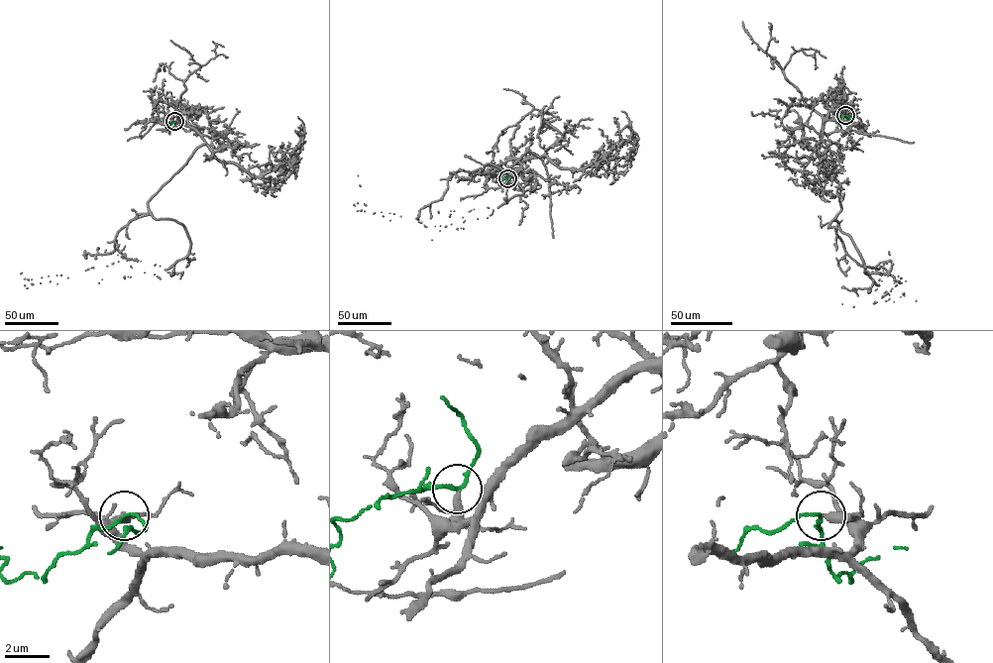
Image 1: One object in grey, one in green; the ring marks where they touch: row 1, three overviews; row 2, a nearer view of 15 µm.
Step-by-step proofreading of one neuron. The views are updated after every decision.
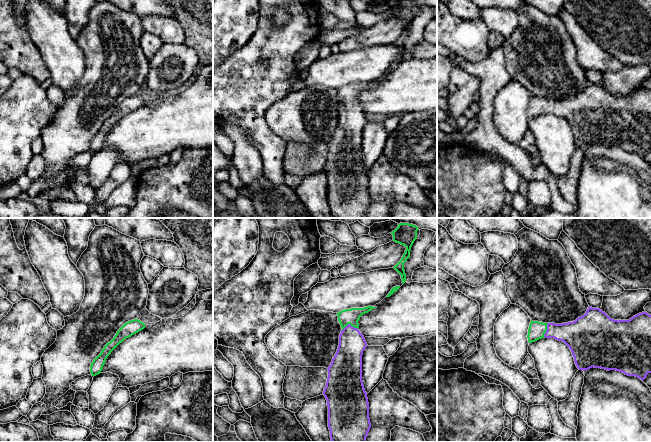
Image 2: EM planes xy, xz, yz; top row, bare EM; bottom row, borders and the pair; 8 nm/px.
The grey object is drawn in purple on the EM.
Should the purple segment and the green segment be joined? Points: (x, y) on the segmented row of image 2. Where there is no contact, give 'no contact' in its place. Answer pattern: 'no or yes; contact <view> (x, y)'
yes; contact xz (349, 324)

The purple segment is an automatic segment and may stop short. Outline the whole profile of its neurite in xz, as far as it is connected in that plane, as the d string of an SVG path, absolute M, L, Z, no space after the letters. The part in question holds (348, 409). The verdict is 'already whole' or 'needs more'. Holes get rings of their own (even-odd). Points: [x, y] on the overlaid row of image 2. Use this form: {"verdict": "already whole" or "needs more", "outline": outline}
{"verdict": "needs more", "outline": "M377 307L345 309L337 313L342 331L339 345L328 369L323 395L328 406L328 427L332 442L366 442L371 428L369 403L362 381L362 355L367 347L364 336L358 330L360 317Z"}

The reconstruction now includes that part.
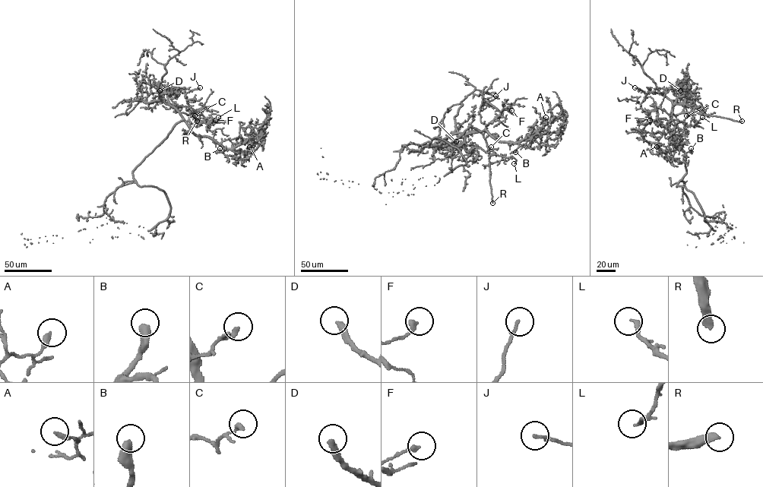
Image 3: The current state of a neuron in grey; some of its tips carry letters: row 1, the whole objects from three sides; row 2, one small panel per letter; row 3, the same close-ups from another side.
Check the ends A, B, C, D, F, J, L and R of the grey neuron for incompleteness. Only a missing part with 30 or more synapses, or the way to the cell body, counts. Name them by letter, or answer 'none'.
B, D, R

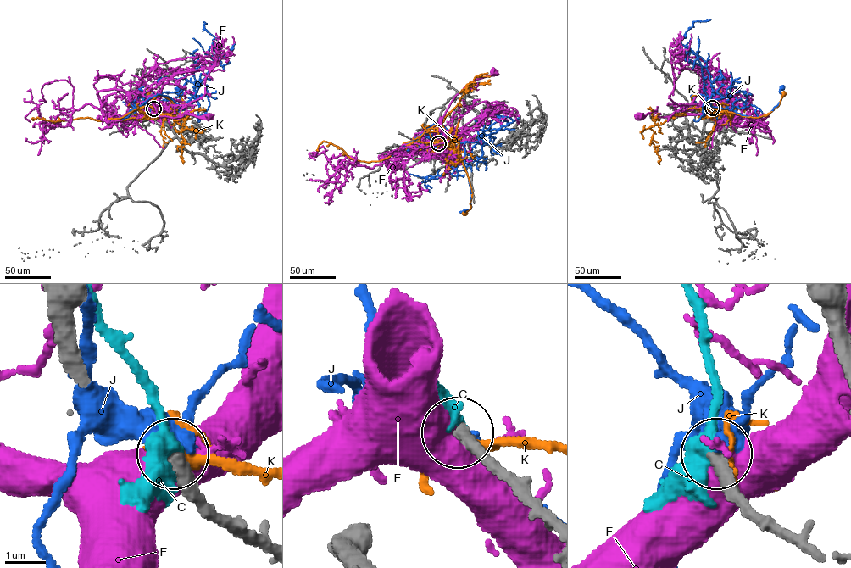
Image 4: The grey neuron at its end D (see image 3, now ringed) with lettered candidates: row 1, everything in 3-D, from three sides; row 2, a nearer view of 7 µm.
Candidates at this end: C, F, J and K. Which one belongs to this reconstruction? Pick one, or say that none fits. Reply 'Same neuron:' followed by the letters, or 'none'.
Same neuron: C

